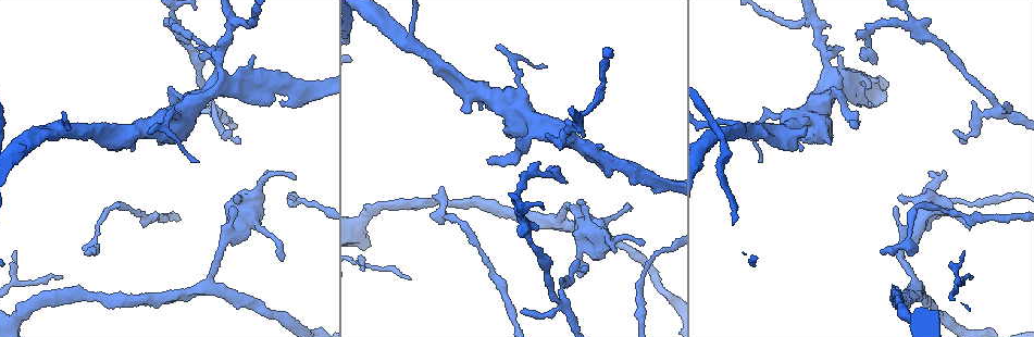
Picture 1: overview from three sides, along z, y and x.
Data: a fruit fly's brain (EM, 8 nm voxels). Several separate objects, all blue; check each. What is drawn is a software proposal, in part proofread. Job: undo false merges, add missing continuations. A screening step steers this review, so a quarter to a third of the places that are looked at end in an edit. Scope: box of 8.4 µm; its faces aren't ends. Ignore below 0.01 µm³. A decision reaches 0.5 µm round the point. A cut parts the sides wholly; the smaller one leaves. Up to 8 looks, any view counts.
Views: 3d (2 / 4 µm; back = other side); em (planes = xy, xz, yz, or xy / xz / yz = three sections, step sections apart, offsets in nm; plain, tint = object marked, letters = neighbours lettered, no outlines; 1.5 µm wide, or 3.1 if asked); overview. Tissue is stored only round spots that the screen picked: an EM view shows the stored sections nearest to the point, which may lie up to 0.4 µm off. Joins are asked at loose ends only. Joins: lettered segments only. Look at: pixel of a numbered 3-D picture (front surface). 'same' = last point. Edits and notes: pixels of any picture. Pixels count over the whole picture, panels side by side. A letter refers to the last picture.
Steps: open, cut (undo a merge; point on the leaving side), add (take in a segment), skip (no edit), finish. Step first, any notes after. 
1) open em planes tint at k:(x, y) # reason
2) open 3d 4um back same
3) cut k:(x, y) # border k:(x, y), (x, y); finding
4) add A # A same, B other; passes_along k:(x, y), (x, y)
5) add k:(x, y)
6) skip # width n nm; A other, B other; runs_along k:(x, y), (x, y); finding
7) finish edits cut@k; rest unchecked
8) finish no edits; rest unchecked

open 3d 4um back at 1:(896, 205) # branch stops here

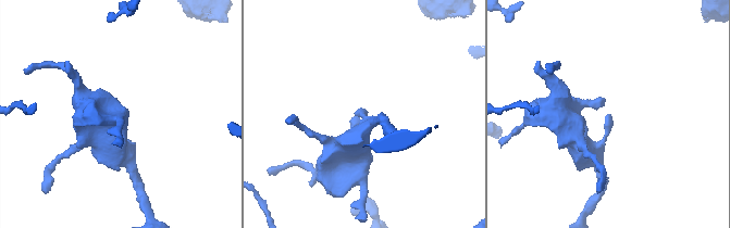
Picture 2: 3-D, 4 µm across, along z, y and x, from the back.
open em xz step 8 letters at 2:(360, 113) # shape alone is not enough

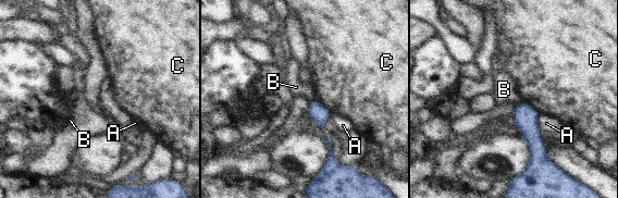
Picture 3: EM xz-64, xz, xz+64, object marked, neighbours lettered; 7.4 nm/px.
open em planes letters same

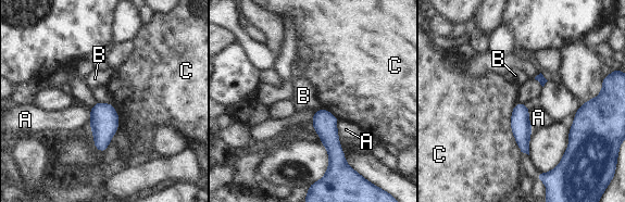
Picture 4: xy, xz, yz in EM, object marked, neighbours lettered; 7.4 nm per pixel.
skip # A other, B other, C other; border 4:(528, 108), (528, 122), (532, 129); none of them fits

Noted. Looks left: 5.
open 3d 2um back at 1:(240, 142) # branch stops here

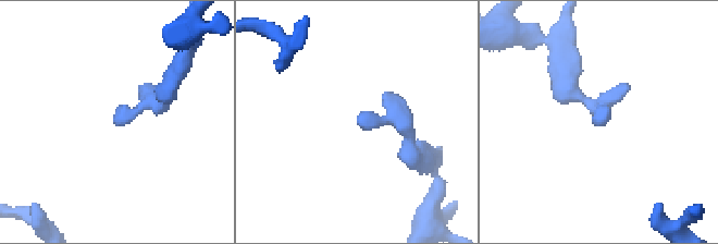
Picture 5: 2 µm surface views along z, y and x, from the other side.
open em yz step 4 letters at 5:(117, 121) # shape alone is not enough

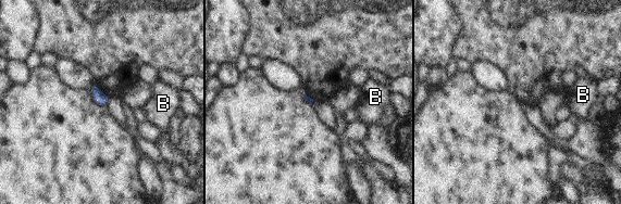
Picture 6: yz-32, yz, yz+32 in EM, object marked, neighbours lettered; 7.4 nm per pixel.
open em xy step 8 letters same

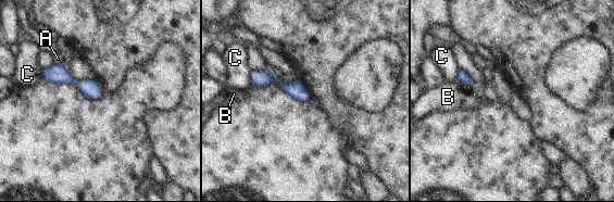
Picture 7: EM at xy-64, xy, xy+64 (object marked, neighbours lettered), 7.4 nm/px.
skip # width 140 nm; A other, B other, C other; border 7:(458, 79), (464, 85), (473, 86); no lettered segment goes on from it

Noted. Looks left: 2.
open 3d 4um at 1:(545, 65) # an open end

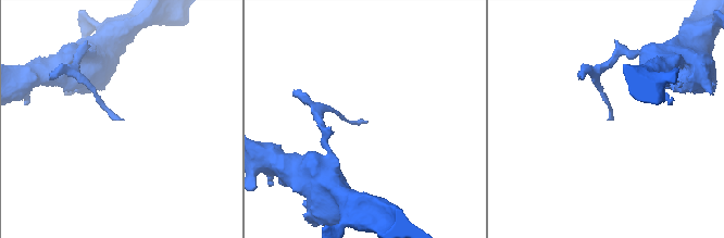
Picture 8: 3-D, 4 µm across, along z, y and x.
open em planes letters at 8:(610, 120) # shape alone is not enough

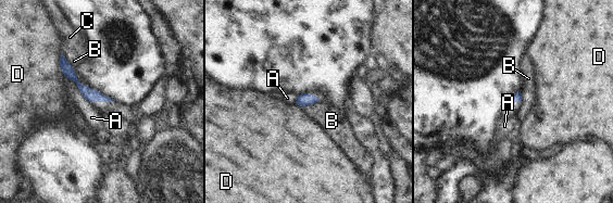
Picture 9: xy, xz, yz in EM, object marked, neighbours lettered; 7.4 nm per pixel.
skip # A other, B other, C other, D other; runs_along 9:(62, 60), (89, 94), (105, 99); none of them fits

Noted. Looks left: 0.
finish no edits; rest unchecked

